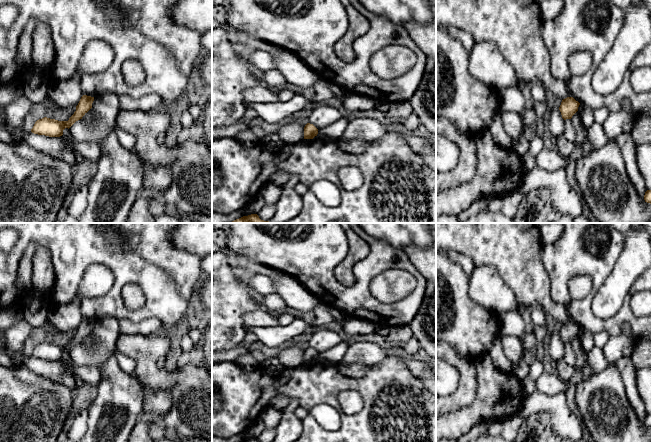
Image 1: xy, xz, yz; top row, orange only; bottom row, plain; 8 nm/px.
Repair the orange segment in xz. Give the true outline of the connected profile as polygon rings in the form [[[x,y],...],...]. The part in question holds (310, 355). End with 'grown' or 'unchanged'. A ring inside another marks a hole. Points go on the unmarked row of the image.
[[[310,347],[304,351],[304,363],[313,363],[318,358],[318,353]]]; unchanged

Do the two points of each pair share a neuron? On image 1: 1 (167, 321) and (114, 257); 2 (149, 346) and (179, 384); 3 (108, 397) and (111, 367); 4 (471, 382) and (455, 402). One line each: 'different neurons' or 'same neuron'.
1: same neuron
2: same neuron
3: same neuron
4: same neuron

